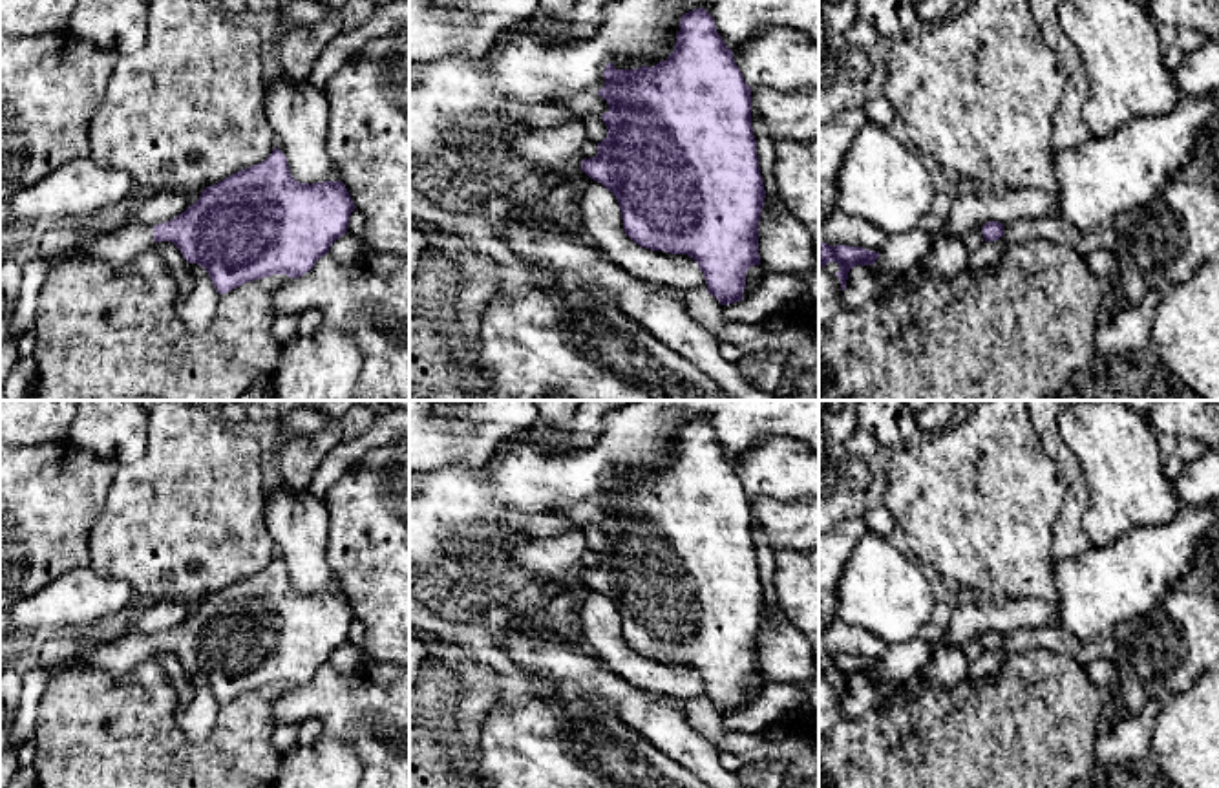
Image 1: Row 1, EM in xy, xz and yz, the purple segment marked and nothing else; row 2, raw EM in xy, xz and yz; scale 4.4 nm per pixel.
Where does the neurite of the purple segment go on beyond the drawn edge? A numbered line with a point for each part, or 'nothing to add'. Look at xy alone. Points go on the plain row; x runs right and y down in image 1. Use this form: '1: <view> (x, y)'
1: xy (128, 649)

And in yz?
nothing to add

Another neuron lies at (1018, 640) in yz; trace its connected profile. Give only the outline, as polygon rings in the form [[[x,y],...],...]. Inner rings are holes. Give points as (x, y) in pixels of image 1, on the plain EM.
[[[1060,625],[1038,631],[1016,629],[1003,634],[1002,649],[1005,658],[1031,647],[1044,647],[1058,655],[1073,656],[1082,666],[1087,666],[1098,658],[1111,660],[1117,653],[1117,644],[1109,634],[1097,636],[1093,640],[1078,640]]]

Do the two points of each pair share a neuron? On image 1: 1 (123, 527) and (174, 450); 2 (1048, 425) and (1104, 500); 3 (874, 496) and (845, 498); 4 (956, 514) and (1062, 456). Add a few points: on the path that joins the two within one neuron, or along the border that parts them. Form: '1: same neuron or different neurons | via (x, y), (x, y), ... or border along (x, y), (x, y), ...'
1: same neuron | via (141, 509), (147, 503), (147, 481), (159, 468)
2: different neurons | border along (1059, 434), (1086, 485), (1082, 514)
3: same neuron | via (867, 498), (852, 498)
4: different neurons | border along (1029, 423), (1066, 485), (1064, 501)

